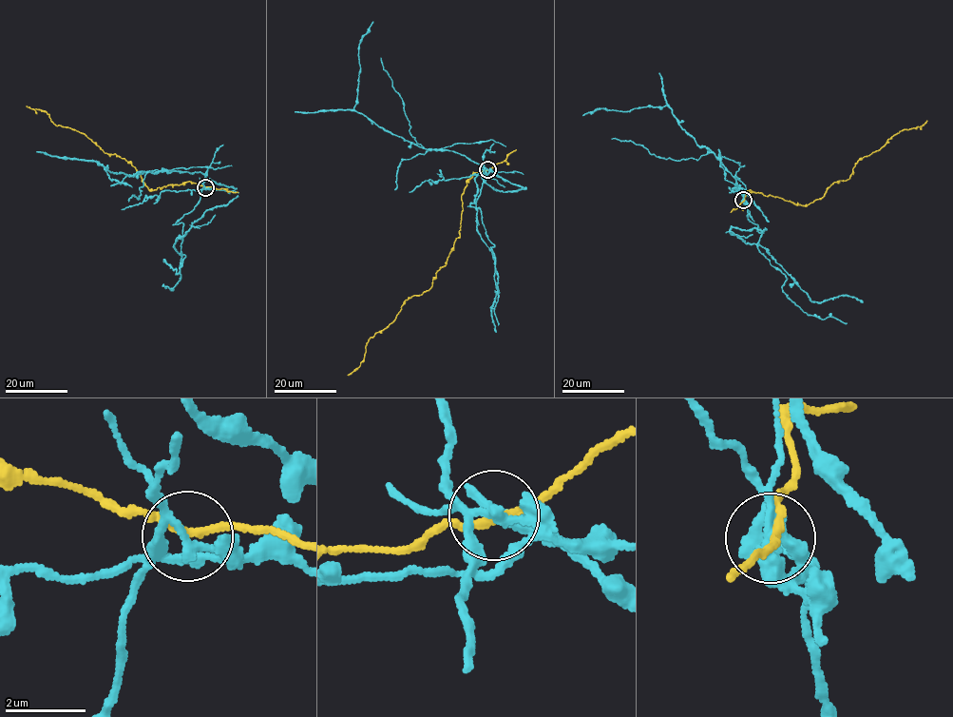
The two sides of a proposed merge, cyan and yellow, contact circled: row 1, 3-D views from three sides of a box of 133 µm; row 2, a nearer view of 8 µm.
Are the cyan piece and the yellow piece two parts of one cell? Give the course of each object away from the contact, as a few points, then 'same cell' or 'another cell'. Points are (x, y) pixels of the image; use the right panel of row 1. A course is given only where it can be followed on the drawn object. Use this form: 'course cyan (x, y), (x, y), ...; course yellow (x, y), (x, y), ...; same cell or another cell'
course cyan (743, 201), (748, 205), (752, 200), (745, 185), (706, 146), (696, 145), (667, 106), (599, 108), (582, 115); course yellow (744, 201), (750, 190), (807, 205), (821, 199), (830, 185), (848, 179), (858, 160), (926, 120); another cell

